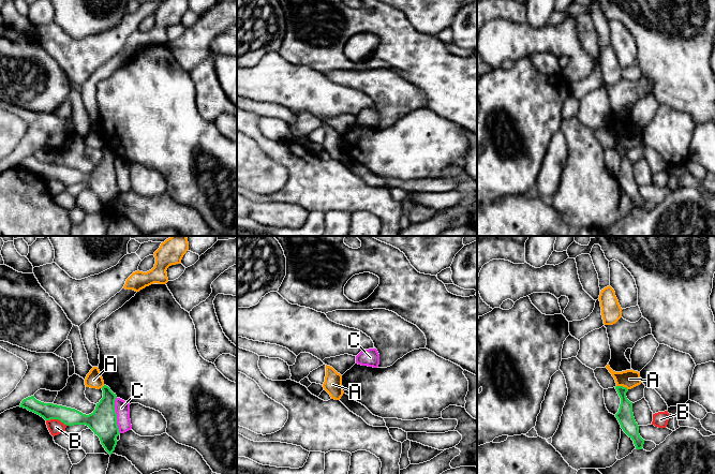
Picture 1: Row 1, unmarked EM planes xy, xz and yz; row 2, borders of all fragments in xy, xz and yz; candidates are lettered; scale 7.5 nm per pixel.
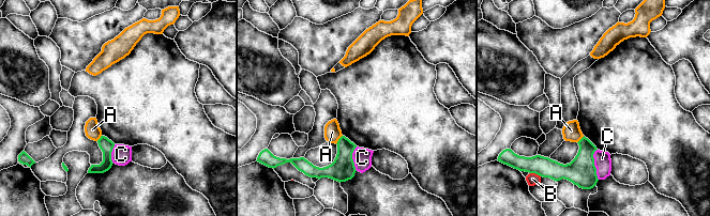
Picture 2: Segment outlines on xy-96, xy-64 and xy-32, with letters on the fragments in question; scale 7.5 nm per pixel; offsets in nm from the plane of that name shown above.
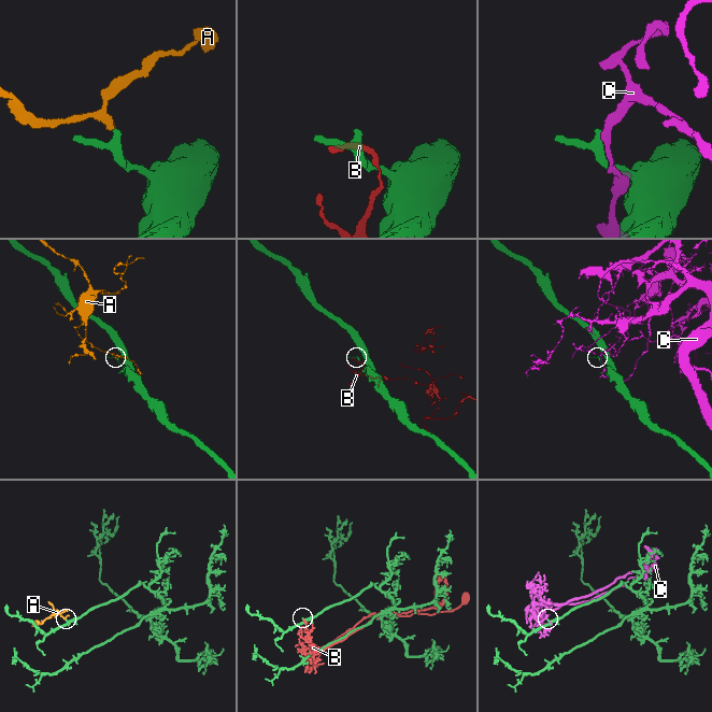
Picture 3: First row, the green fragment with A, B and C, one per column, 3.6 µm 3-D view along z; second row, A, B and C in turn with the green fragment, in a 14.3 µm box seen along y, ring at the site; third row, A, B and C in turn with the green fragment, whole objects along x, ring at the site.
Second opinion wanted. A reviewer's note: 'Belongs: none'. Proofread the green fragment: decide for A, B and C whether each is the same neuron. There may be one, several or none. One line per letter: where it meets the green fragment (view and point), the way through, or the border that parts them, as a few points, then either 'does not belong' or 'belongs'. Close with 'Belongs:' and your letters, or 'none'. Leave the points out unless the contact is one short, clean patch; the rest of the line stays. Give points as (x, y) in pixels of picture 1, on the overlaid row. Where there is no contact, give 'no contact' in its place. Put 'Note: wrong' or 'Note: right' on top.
Note: right
A: meets green in yz at (622, 386); border along yz (616, 385), (622, 385), (627, 389); does not belong
B: meets green in xy at (57, 418); does not belong
C: meets green in xy at (116, 415); does not belong
Belongs: none

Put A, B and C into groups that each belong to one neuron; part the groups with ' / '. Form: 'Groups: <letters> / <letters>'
Groups: A / B / C

